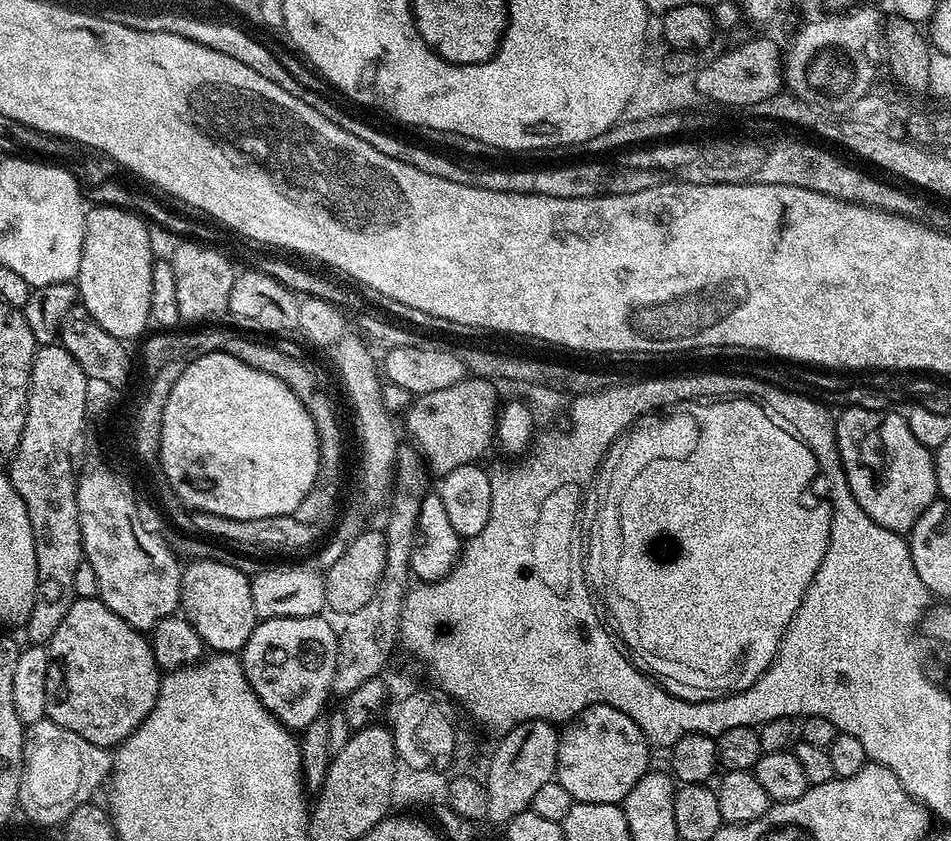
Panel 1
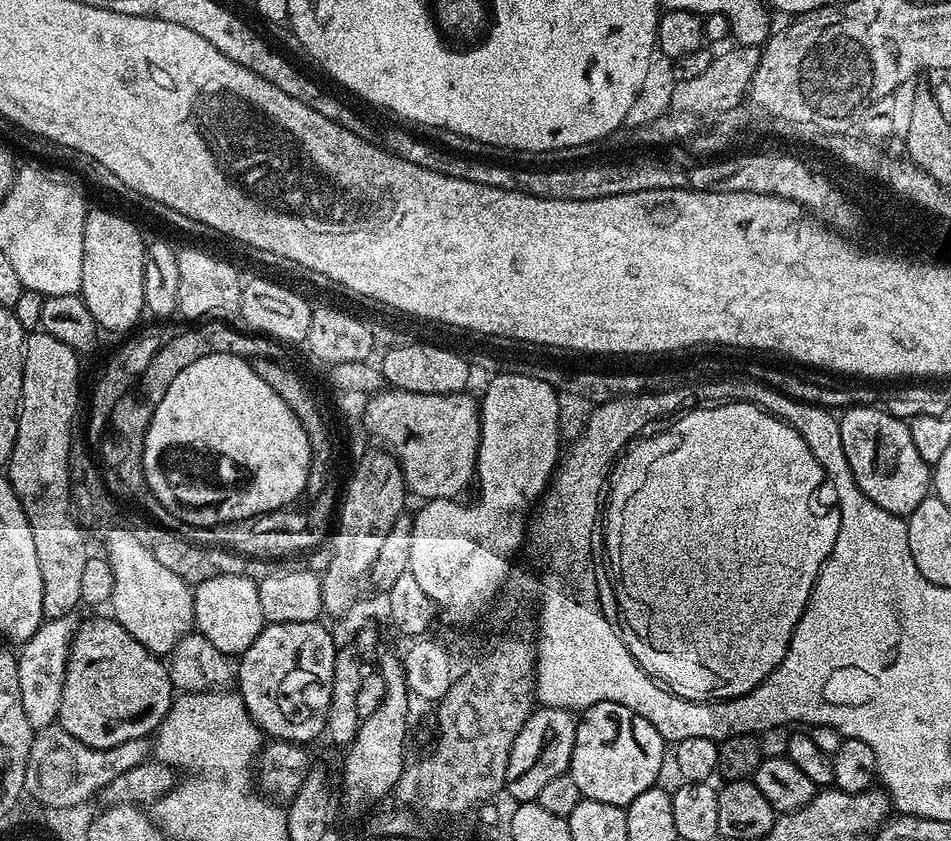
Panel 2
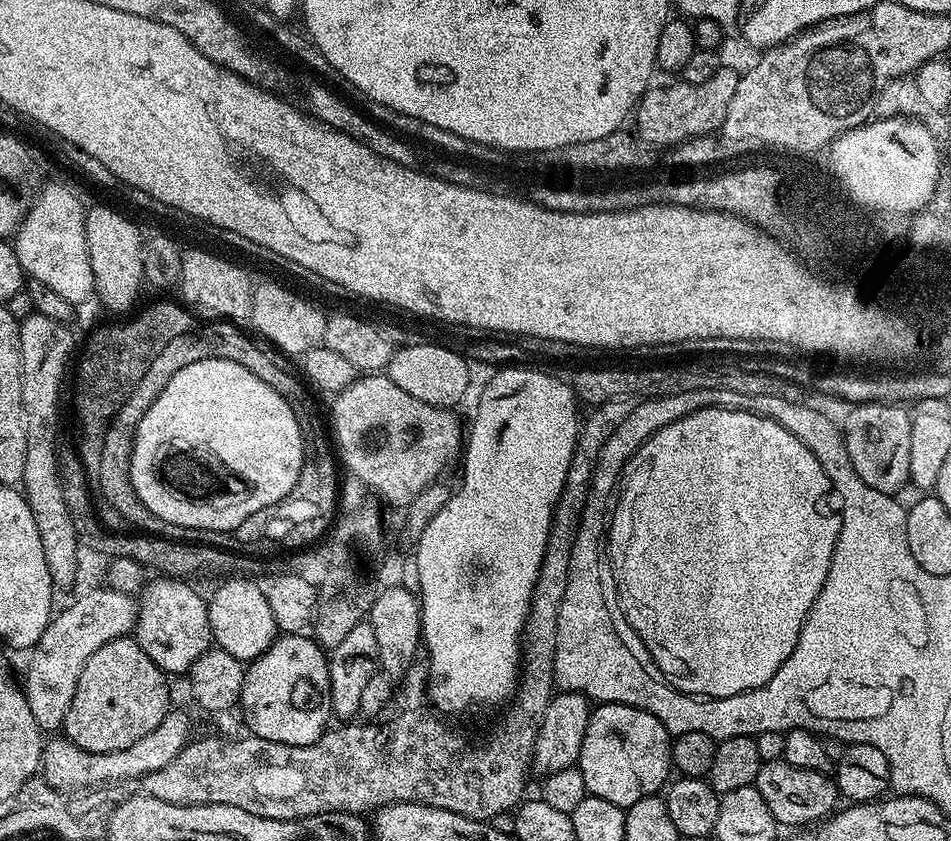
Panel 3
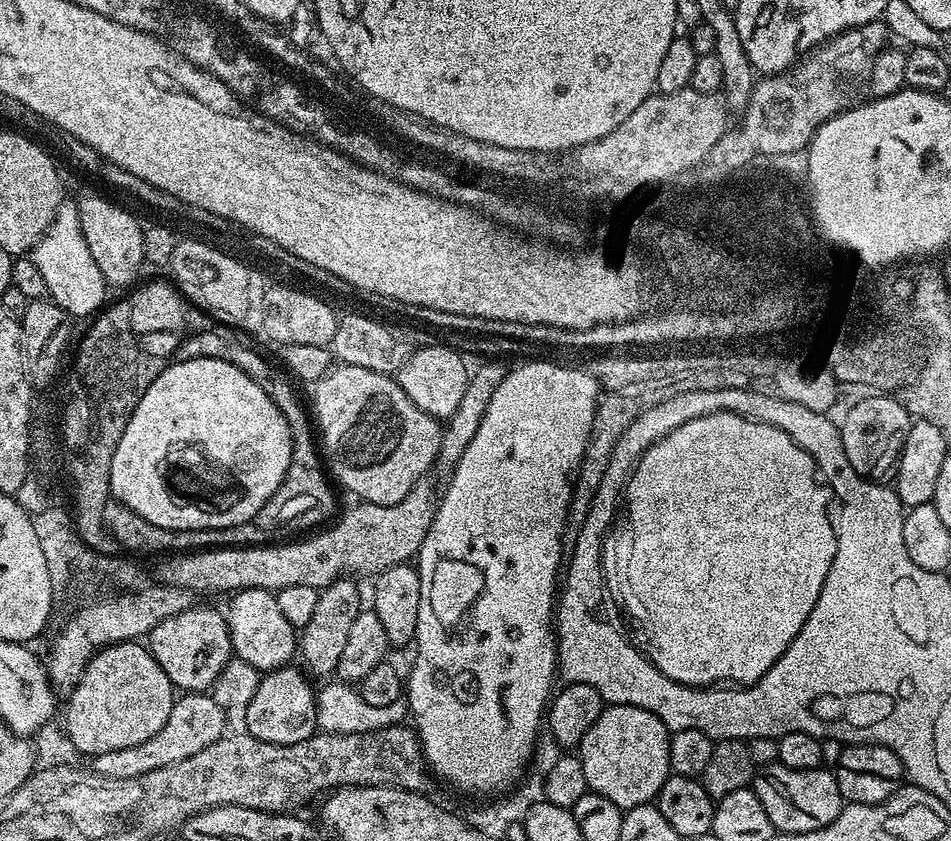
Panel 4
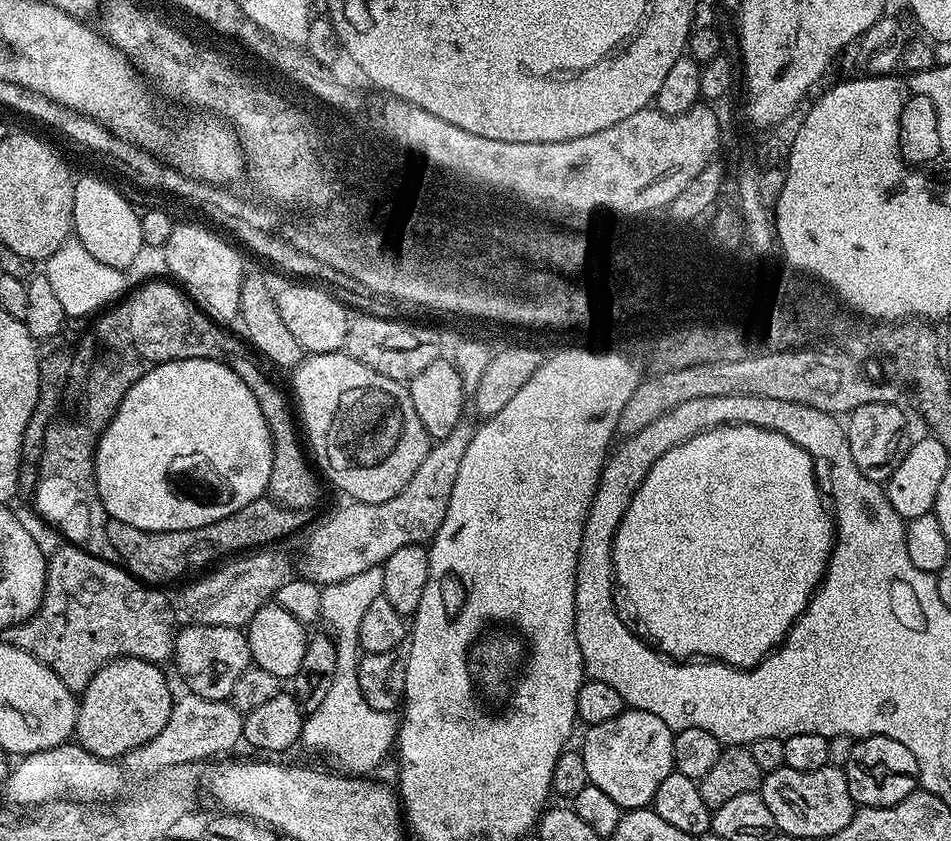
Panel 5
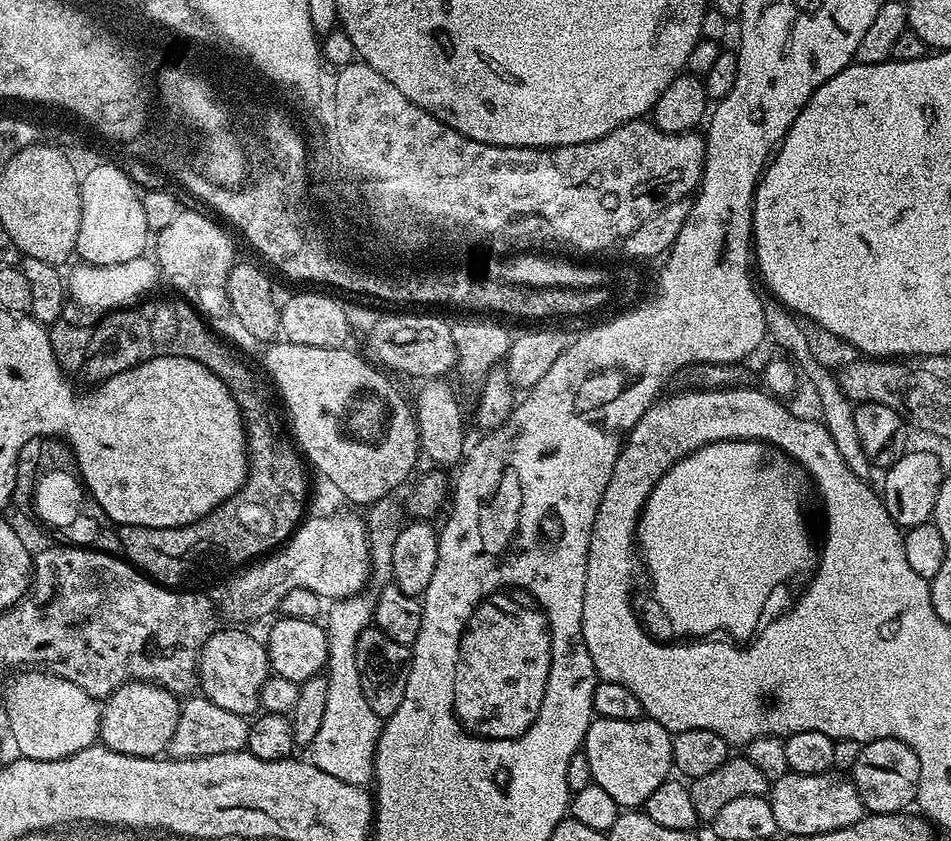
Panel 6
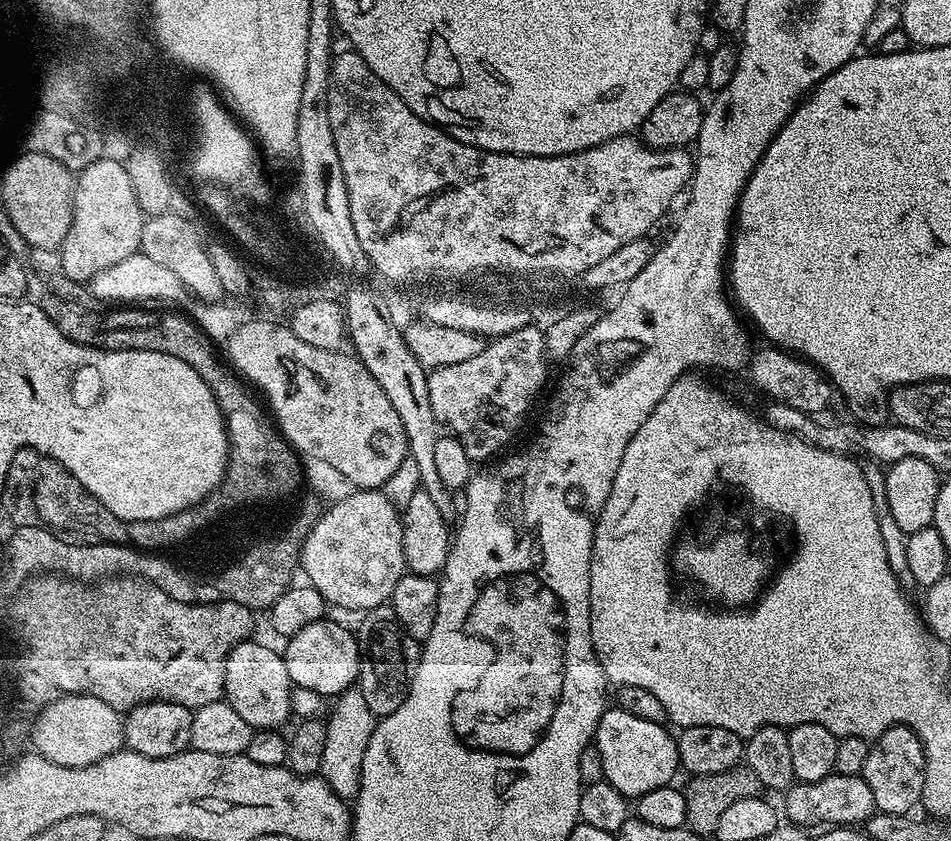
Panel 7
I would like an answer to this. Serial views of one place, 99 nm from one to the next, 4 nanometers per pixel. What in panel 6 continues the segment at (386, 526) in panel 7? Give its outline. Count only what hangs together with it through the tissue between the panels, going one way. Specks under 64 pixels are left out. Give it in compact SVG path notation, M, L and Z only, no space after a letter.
M345 512L332 513L326 518L307 517L292 533L291 539L278 548L274 553L247 565L243 570L237 571L224 597L218 600L218 608L233 625L240 626L243 620L258 620L273 613L280 608L282 599L290 594L291 590L306 589L318 594L322 600L335 602L346 597L356 596L363 591L371 579L371 548L368 544L368 532L365 521L354 514Z

